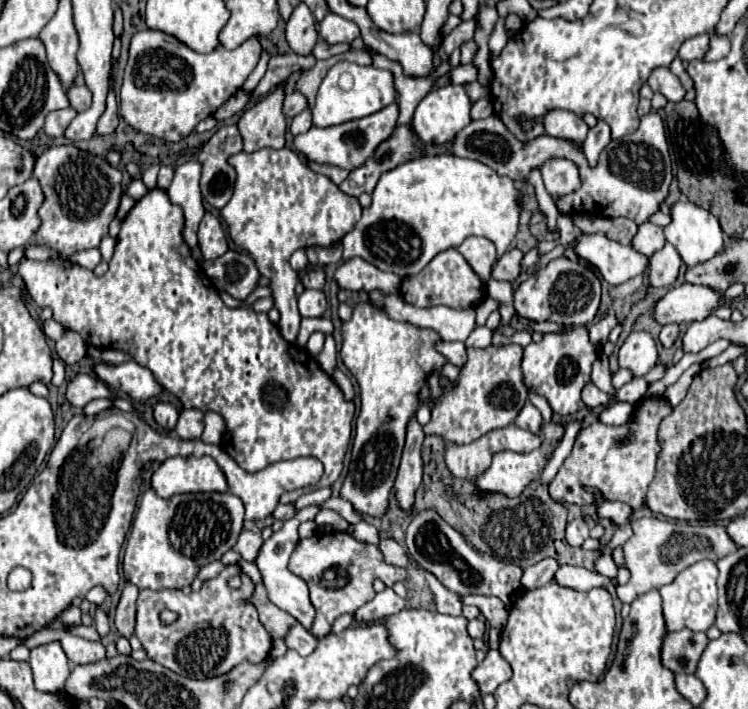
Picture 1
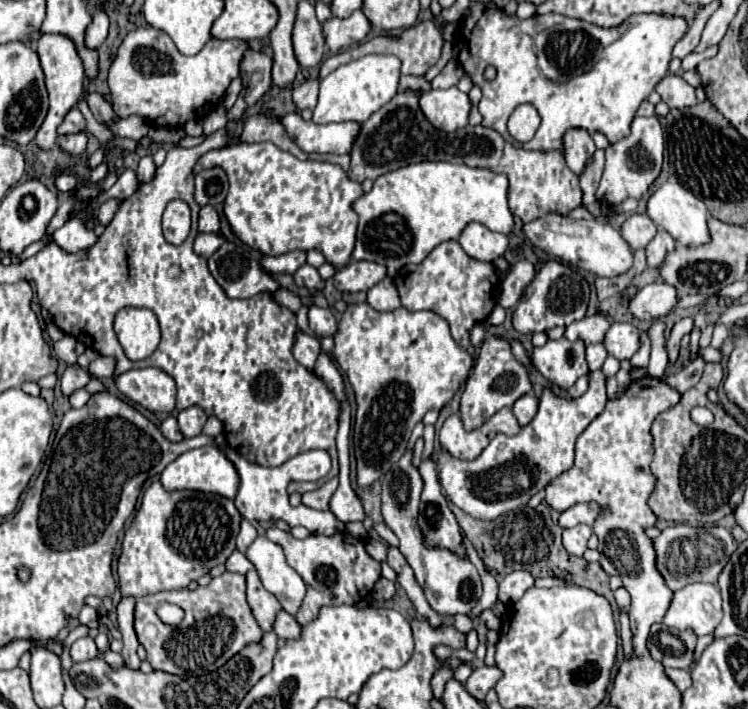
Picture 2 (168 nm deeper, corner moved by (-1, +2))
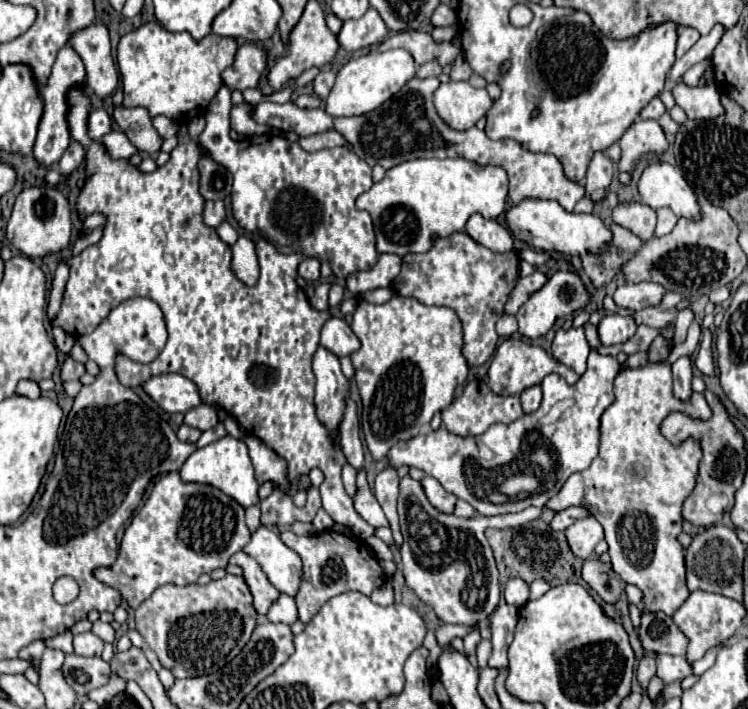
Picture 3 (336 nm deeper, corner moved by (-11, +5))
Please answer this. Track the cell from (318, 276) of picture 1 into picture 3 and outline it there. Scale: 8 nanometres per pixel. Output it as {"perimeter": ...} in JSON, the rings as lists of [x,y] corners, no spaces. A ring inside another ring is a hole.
{"perimeter":[[[306,257],[298,267],[300,277],[304,277],[308,283],[318,283],[320,279],[320,261],[314,257]]]}

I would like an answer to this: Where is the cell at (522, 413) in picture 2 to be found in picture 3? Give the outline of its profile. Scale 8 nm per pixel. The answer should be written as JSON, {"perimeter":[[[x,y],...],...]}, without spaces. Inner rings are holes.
{"perimeter":[[[540,385],[526,389],[526,391],[520,395],[520,401],[522,401],[522,409],[524,409],[526,413],[538,411],[538,407],[540,407],[540,403],[542,403],[542,391],[540,391]]]}

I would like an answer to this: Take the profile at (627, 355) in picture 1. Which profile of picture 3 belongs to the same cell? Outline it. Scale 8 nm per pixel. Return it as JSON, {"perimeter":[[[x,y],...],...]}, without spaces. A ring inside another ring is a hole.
{"perimeter":[[[604,315],[598,323],[598,335],[604,345],[618,345],[632,339],[636,333],[636,321],[632,317]]]}

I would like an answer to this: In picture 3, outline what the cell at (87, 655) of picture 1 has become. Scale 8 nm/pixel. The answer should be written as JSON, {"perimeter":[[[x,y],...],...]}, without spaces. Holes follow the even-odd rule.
{"perimeter":[[[80,633],[74,637],[74,653],[82,657],[92,657],[92,655],[102,655],[104,641],[96,637],[94,633]]]}

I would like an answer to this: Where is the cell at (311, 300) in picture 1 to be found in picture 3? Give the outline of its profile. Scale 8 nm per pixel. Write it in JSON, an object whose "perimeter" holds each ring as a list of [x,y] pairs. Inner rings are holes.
{"perimeter":[[[330,317],[322,327],[320,345],[332,351],[334,355],[342,357],[342,355],[350,355],[352,351],[356,351],[360,347],[360,341],[344,319]]]}

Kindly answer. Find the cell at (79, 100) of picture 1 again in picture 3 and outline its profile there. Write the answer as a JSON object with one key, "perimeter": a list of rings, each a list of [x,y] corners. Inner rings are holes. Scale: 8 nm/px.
{"perimeter":[[[120,105],[120,107],[114,107],[112,117],[124,133],[132,131],[130,143],[138,151],[144,151],[144,153],[160,151],[164,139],[152,127],[152,119],[150,119],[148,111],[144,111],[144,107],[124,107],[124,105]]]}

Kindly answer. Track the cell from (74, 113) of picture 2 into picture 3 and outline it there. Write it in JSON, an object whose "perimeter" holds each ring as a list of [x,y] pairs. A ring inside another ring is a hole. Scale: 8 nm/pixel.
{"perimeter":[[[92,109],[88,115],[88,135],[94,141],[100,141],[102,135],[110,131],[110,115],[104,109]]]}

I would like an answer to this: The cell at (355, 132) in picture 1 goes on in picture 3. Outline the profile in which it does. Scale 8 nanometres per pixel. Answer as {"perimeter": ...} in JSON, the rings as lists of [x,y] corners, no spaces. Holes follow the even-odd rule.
{"perimeter":[[[262,101],[254,109],[254,119],[258,123],[264,123],[268,127],[280,129],[284,133],[294,131],[300,137],[316,135],[316,133],[326,133],[334,129],[334,119],[322,109],[302,109],[298,105],[290,103],[272,103],[272,101]]]}

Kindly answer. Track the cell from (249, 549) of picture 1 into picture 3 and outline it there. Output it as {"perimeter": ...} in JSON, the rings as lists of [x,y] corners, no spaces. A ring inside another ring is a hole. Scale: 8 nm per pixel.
{"perimeter":[[[252,505],[246,509],[246,525],[250,529],[250,533],[254,533],[258,527],[262,527],[260,523],[260,507],[258,505]]]}

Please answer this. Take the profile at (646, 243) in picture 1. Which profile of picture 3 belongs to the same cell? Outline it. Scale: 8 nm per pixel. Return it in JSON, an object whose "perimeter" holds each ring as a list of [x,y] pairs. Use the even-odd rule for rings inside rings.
{"perimeter":[[[624,203],[614,209],[614,223],[632,231],[642,241],[648,241],[654,237],[656,211],[644,203]]]}

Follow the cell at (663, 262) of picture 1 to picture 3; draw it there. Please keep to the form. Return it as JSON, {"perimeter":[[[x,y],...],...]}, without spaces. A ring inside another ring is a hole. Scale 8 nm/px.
{"perimeter":[[[664,207],[664,209],[660,209],[660,211],[656,211],[658,213],[658,227],[656,227],[656,237],[664,237],[664,235],[668,235],[672,229],[674,229],[674,225],[676,225],[676,215],[672,215],[672,211],[668,211],[668,207]]]}

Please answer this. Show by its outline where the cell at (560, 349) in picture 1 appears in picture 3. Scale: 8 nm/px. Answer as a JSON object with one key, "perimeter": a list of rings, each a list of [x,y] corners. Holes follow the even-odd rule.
{"perimeter":[[[570,329],[570,331],[558,331],[552,341],[552,355],[562,365],[574,369],[578,375],[586,371],[586,359],[590,353],[590,345],[586,341],[584,329]]]}

